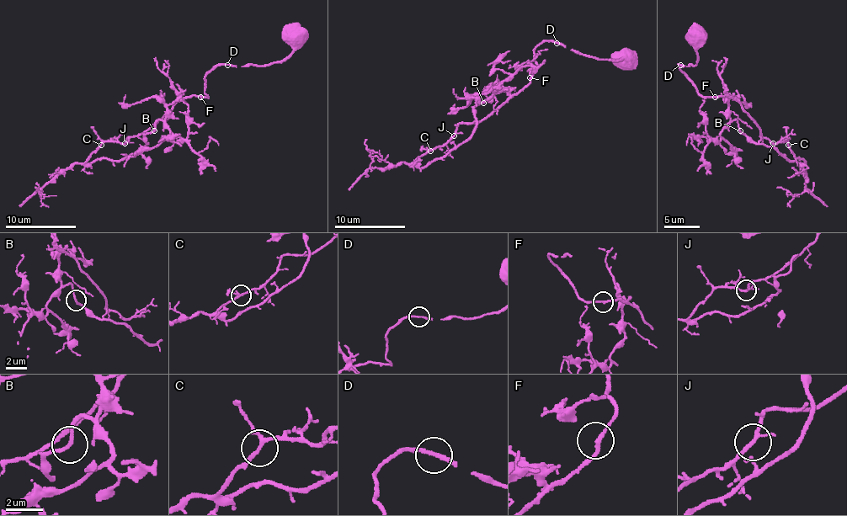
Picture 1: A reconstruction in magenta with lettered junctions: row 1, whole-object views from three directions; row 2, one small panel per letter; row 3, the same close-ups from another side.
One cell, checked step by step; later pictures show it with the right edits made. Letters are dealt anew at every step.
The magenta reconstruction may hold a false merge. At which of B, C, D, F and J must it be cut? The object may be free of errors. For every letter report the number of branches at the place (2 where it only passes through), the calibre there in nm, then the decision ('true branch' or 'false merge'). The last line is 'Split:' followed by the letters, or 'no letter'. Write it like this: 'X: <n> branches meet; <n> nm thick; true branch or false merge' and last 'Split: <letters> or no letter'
B: 2 branches meet; 190 nm thick; true branch
C: 3 branches meet; 170 nm thick; true branch
D: 2 branches meet; 180 nm thick; true branch
F: 2 branches meet; 200 nm thick; true branch
J: 3 branches meet; 170 nm thick; true branch
Split: no letter

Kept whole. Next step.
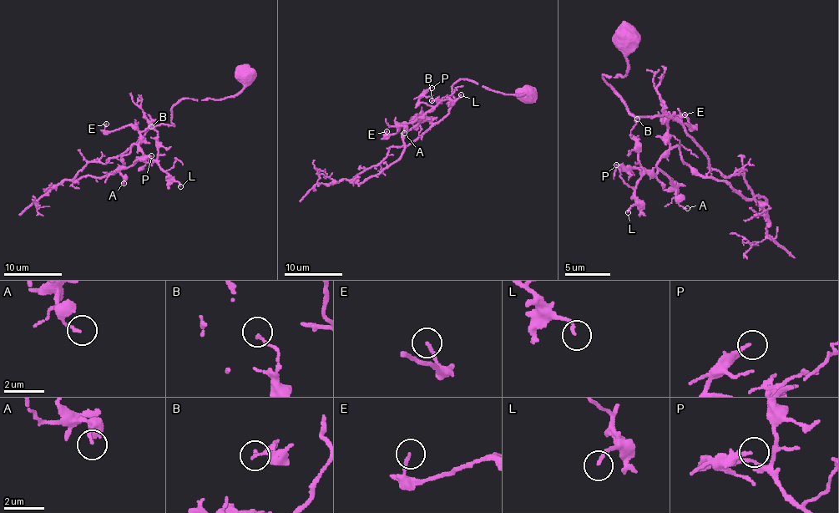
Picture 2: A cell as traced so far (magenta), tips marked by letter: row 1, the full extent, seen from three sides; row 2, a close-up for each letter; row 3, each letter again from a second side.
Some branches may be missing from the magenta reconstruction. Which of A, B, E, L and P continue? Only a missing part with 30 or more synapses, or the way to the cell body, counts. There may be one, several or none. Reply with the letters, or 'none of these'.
none of these

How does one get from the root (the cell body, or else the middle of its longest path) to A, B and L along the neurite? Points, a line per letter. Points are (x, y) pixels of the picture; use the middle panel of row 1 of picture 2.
A: (427, 131), (431, 123), (419, 121), (422, 114), (413, 121), (400, 125), (404, 127), (404, 133)
B: (427, 131), (431, 123), (419, 119), (437, 104), (437, 96), (432, 100)
L: (427, 131), (431, 123), (419, 121), (423, 114), (429, 112), (442, 100), (455, 100), (461, 94)

